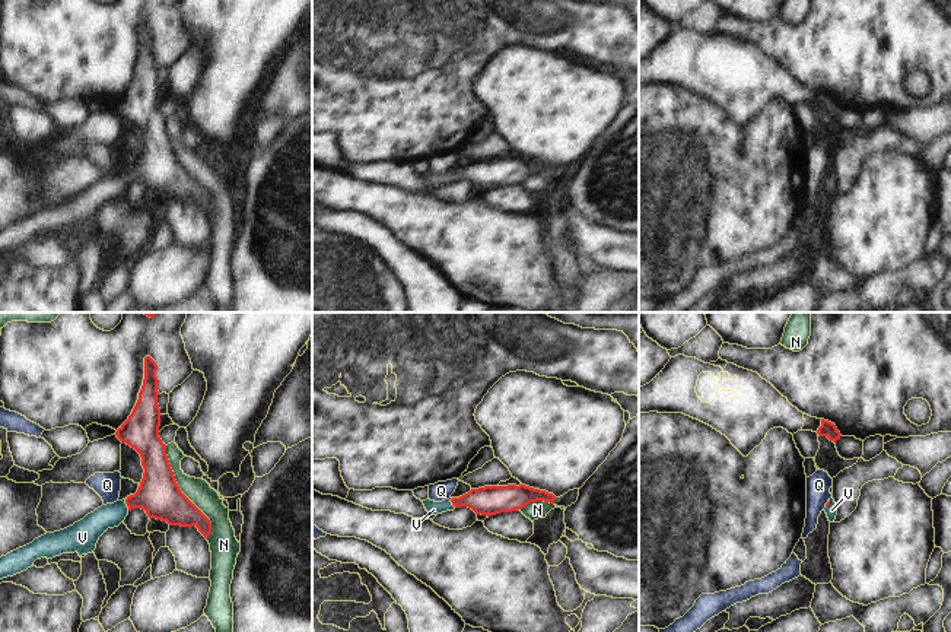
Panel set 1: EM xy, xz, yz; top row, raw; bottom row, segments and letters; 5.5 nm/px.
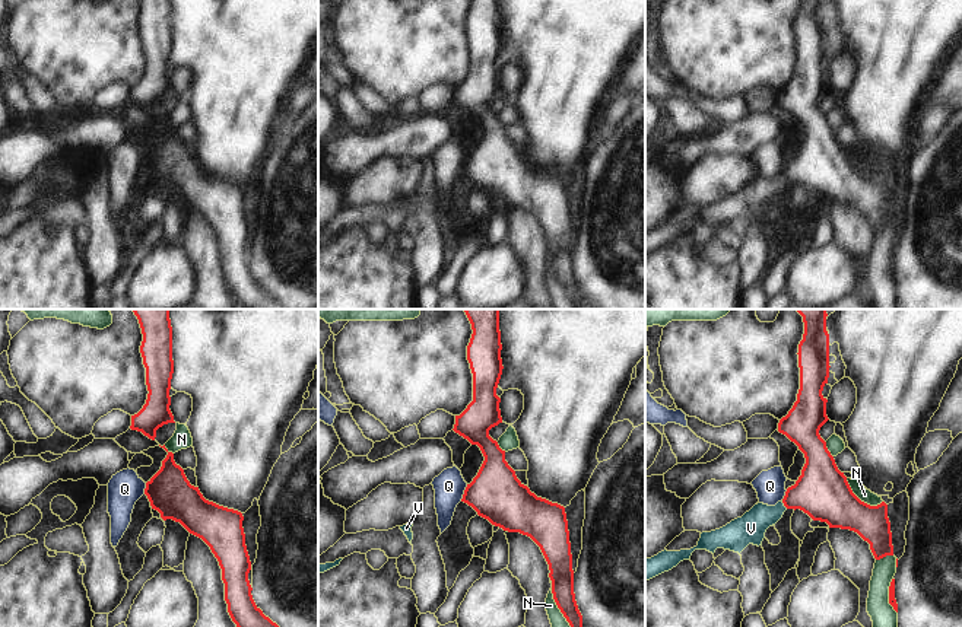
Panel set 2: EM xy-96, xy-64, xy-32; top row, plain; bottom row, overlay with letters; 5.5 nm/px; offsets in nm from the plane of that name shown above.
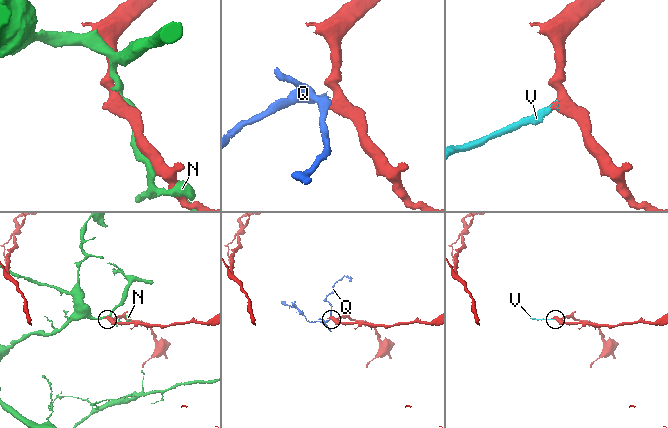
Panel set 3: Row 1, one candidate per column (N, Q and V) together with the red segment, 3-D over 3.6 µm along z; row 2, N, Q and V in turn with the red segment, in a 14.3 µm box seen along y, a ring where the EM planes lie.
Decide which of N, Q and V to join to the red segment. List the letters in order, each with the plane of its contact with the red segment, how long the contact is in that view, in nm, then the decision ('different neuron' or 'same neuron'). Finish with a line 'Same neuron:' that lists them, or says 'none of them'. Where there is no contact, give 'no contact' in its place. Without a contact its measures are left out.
N: xy | 550 nm | different neuron
Q: yz | 40 nm | different neuron
V: xy | 70 nm | same neuron
Same neuron: V

